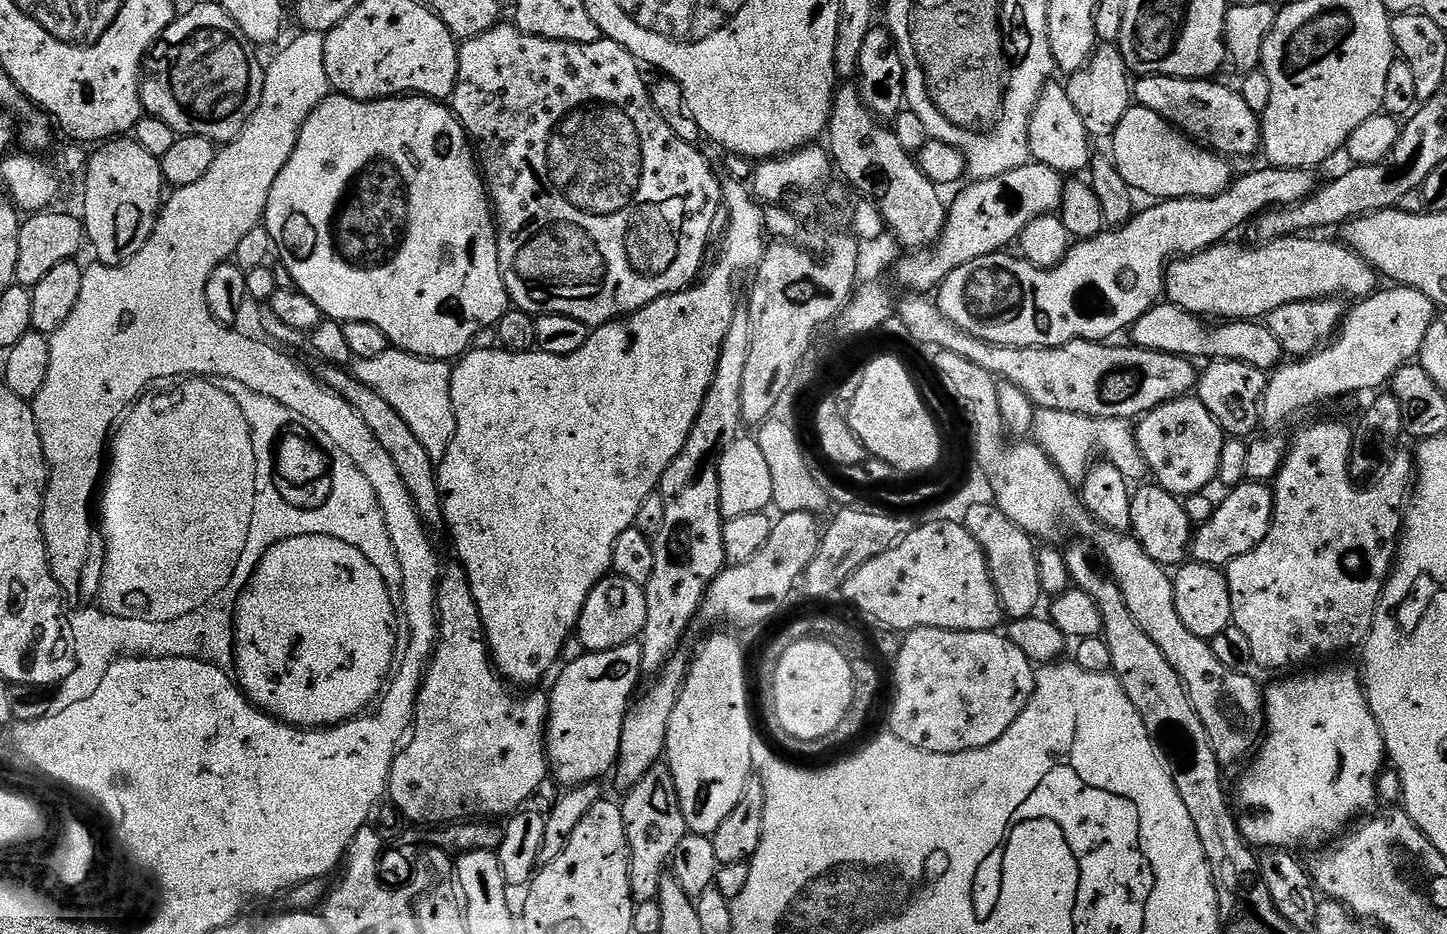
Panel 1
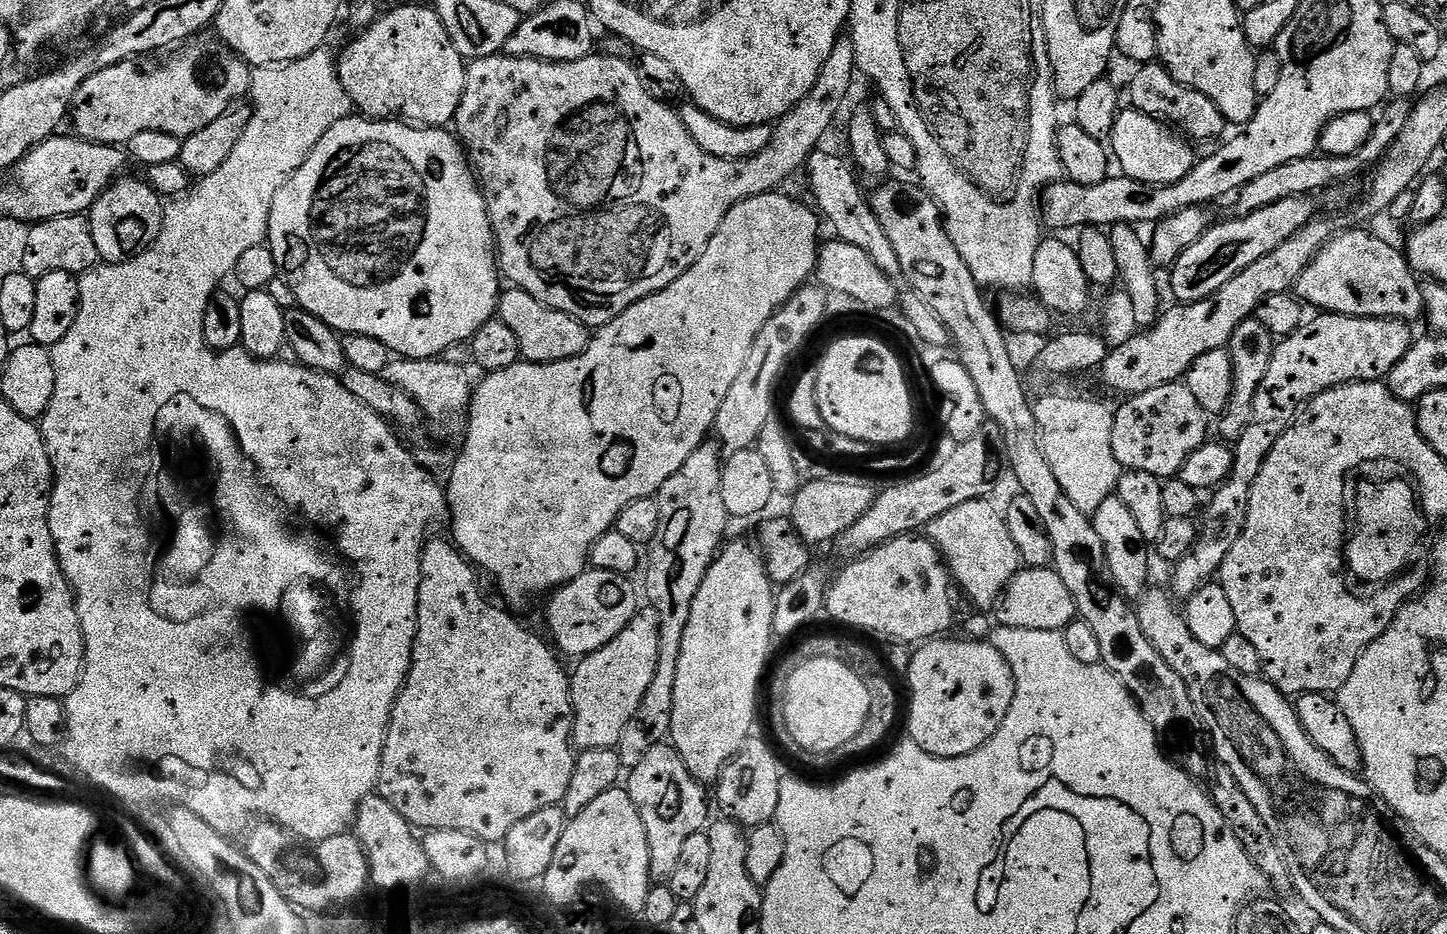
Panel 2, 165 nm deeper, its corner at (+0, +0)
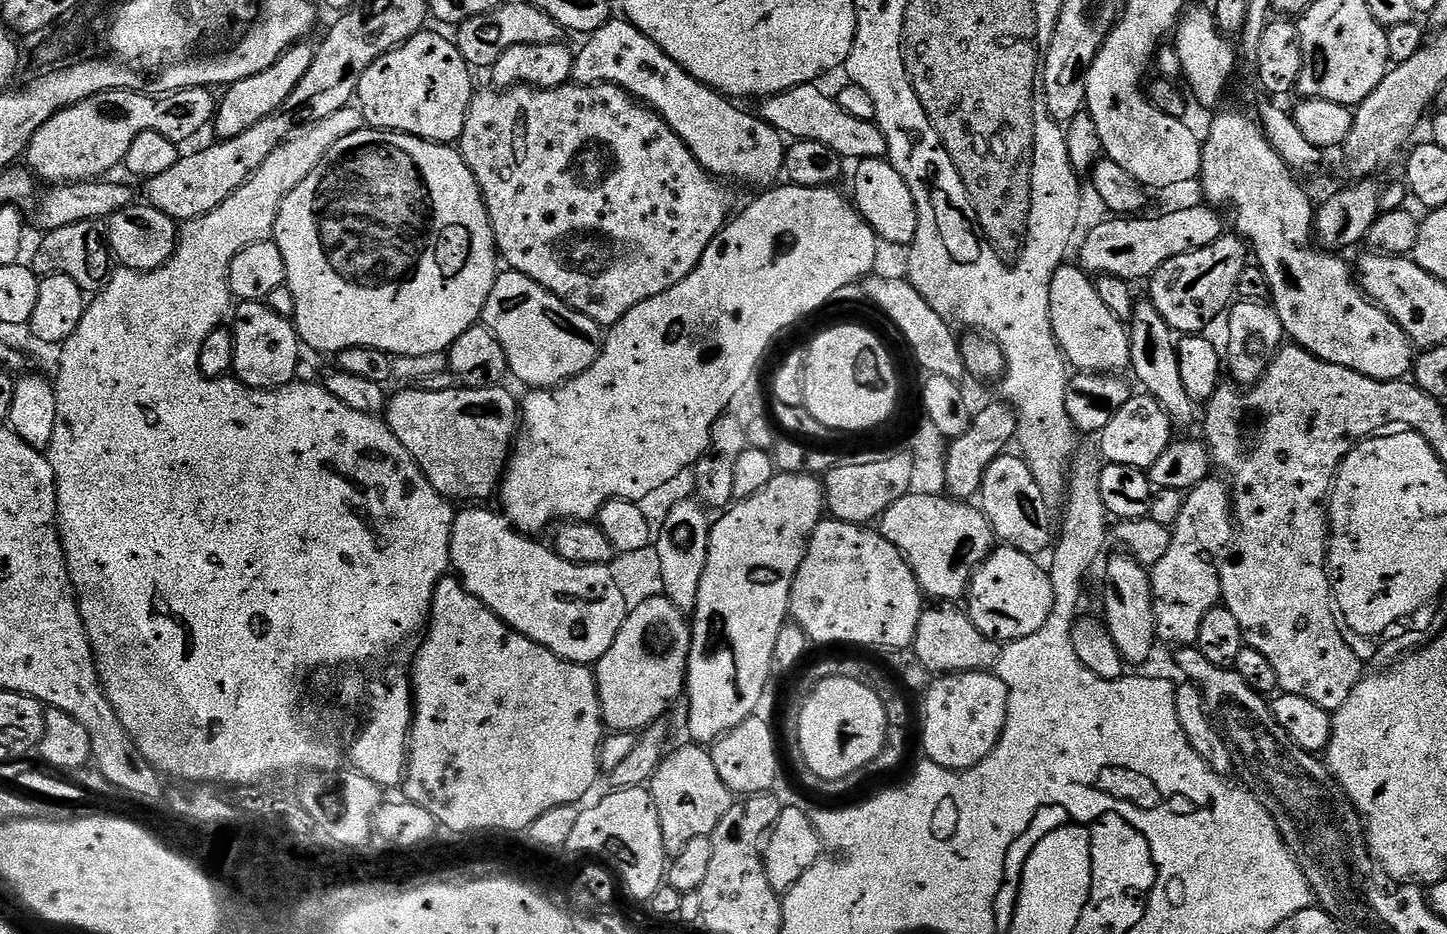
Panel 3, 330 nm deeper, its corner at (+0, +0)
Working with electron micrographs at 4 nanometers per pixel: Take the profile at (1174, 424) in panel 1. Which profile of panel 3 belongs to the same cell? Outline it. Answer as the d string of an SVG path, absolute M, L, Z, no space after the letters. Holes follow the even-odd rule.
M1147 394L1139 395L1129 395L1125 404L1112 413L1110 422L1106 422L1106 426L1098 434L1098 440L1100 440L1100 452L1105 456L1103 459L1107 463L1147 470L1158 458L1162 458L1169 444L1173 443L1174 425L1166 410L1158 406L1154 397Z

